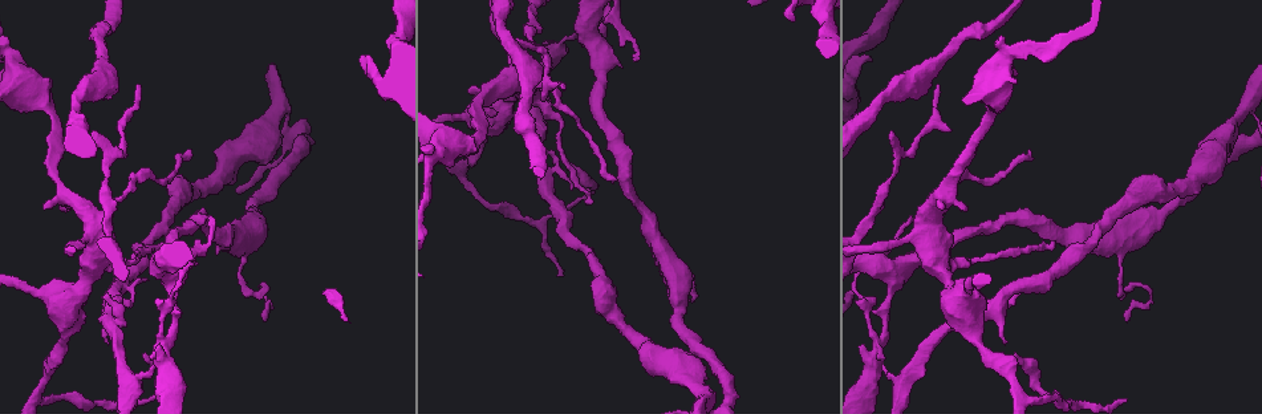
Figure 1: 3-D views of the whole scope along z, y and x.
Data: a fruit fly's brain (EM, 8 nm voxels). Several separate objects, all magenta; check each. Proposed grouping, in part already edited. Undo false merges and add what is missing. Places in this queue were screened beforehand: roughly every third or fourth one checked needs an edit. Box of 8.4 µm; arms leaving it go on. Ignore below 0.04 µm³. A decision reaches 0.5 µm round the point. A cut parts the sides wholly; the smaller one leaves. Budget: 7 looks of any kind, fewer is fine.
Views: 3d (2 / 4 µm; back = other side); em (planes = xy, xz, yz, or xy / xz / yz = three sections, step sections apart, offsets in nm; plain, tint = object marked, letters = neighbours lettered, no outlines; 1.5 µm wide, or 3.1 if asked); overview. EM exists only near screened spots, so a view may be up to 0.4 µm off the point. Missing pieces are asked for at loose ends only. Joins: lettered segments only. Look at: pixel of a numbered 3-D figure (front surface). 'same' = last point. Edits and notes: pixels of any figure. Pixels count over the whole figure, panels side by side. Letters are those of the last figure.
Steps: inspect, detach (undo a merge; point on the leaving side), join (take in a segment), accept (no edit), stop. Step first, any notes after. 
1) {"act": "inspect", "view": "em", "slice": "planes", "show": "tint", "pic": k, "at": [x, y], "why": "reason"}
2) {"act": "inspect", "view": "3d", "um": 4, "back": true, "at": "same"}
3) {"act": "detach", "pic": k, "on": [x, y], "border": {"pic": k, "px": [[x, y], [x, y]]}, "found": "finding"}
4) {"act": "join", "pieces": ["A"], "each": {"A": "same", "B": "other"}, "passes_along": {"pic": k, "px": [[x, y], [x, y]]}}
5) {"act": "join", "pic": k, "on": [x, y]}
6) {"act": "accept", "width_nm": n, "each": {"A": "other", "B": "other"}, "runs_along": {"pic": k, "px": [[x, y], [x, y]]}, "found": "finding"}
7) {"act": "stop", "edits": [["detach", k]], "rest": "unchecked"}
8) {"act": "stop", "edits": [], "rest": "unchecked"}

{"act": "inspect", "view": "3d", "um": 4, "pic": 1, "at": [1128, 320], "why": "long arm stops here"}

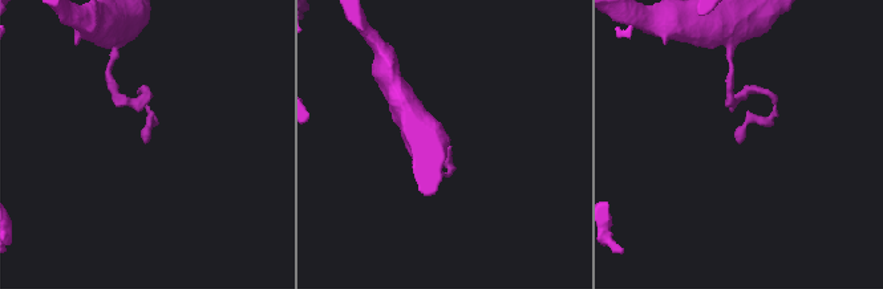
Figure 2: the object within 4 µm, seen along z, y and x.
{"act": "inspect", "view": "em", "slice": "planes", "show": "plain", "pic": 2, "at": [144, 139], "why": "shape alone is not enough"}

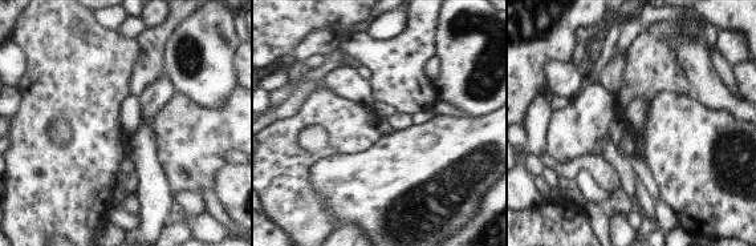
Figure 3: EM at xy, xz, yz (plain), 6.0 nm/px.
{"act": "inspect", "view": "em", "slice": "planes", "show": "letters", "at": "same"}

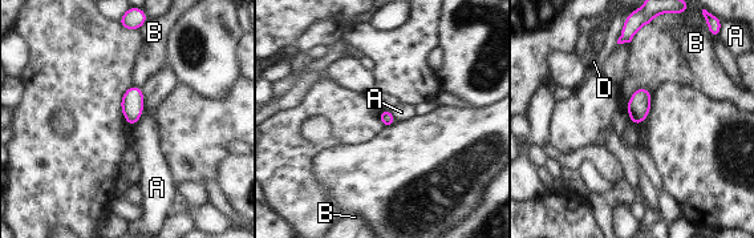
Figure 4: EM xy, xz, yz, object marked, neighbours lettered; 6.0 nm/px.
{"act": "accept", "each": {"A": "other", "B": "other", "D": "other"}, "border": {"pic": 4, "px": [[142, 88], [142, 116], [130, 126]]}, "found": "no lettered segment goes on from it"}

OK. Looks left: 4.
{"act": "inspect", "view": "3d", "um": 2, "pic": 1, "at": [142, 355], "why": "an open end"}

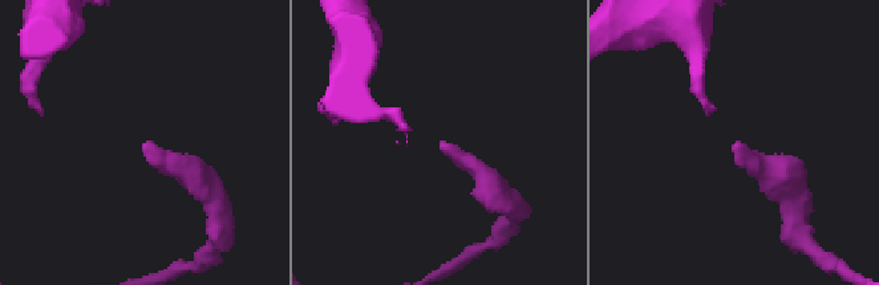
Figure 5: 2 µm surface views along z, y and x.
{"act": "inspect", "view": "em", "slice": "planes", "show": "tint", "pic": 5, "at": [145, 147]}

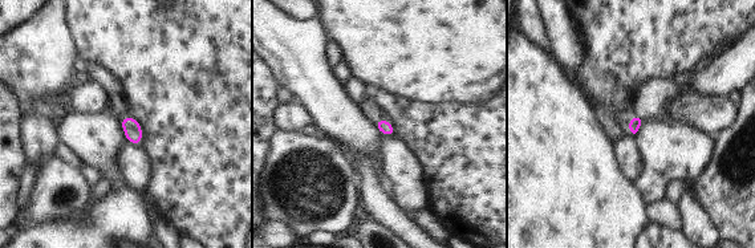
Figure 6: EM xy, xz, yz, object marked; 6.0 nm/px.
{"act": "inspect", "view": "em", "slice": "planes", "show": "letters", "at": "same"}

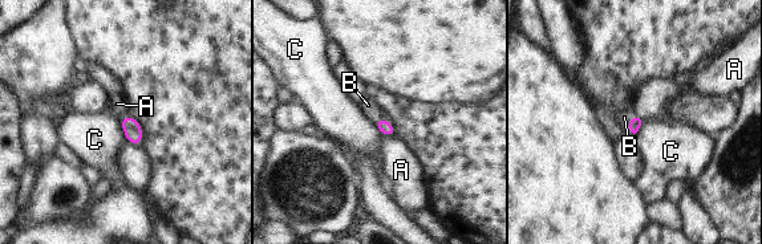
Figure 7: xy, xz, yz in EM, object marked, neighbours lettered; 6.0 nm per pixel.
{"act": "join", "pieces": ["B"], "longest_contact_nm": ["C", 130], "each": {"A": "other", "B": "same", "C": "other"}, "passes_along": {"pic": 7, "px": [[635, 123], [631, 121], [624, 117]]}, "found": "it goes on there"}

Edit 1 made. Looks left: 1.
{"act": "inspect", "view": "em", "slice": "planes", "show": "letters", "pic": 1, "at": [68, 198]}

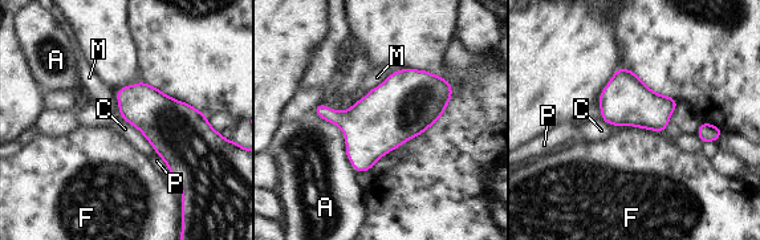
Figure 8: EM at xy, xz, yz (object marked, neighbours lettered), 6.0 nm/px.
{"act": "accept", "longest_contact_nm": ["A", 480], "each": {"A": "other", "C": "other", "F": "other", "M": "other", "P": "other"}, "border": {"pic": 8, "px": [[620, 126], [647, 127], [663, 133]]}, "found": "all the same neuron"}

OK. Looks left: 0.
{"act": "stop", "edits": [["join", 7]], "rest": "unchecked"}

